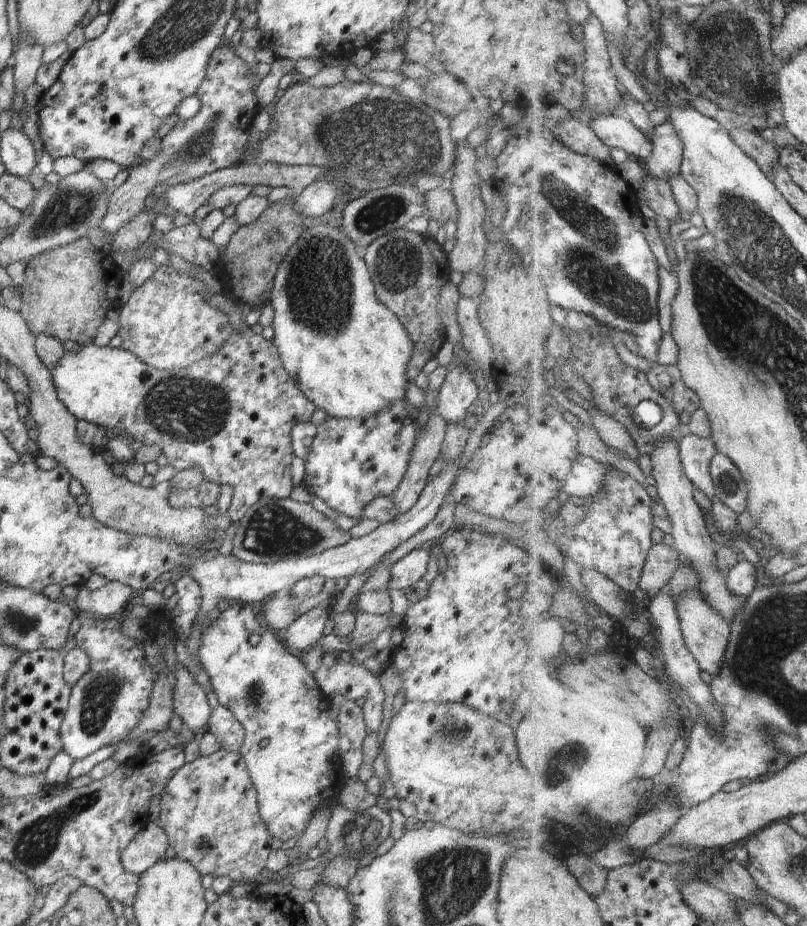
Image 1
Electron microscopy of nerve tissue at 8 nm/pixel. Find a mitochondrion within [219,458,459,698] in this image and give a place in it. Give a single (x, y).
(274, 530)

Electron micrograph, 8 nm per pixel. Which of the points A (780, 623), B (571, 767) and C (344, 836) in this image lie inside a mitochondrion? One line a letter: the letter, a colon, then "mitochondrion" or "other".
A: mitochondrion
B: mitochondrion
C: mitochondrion

